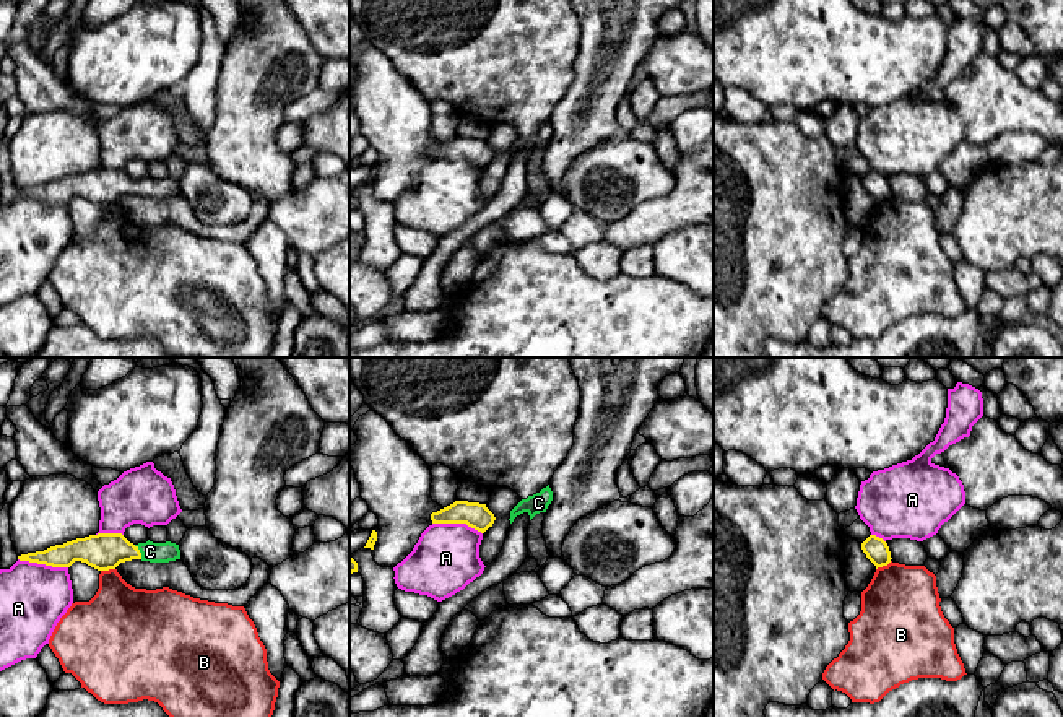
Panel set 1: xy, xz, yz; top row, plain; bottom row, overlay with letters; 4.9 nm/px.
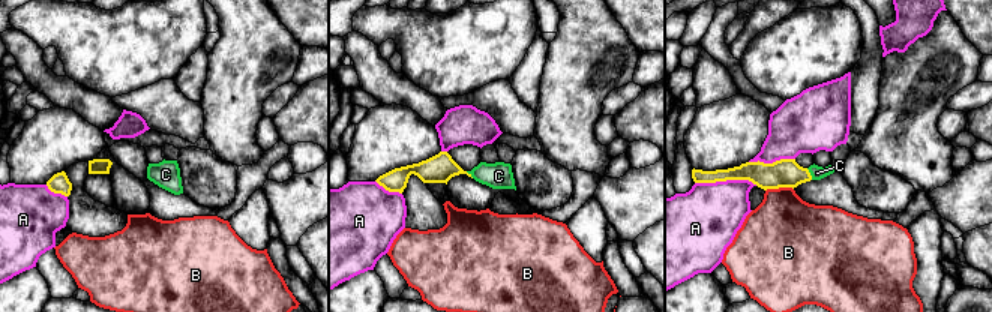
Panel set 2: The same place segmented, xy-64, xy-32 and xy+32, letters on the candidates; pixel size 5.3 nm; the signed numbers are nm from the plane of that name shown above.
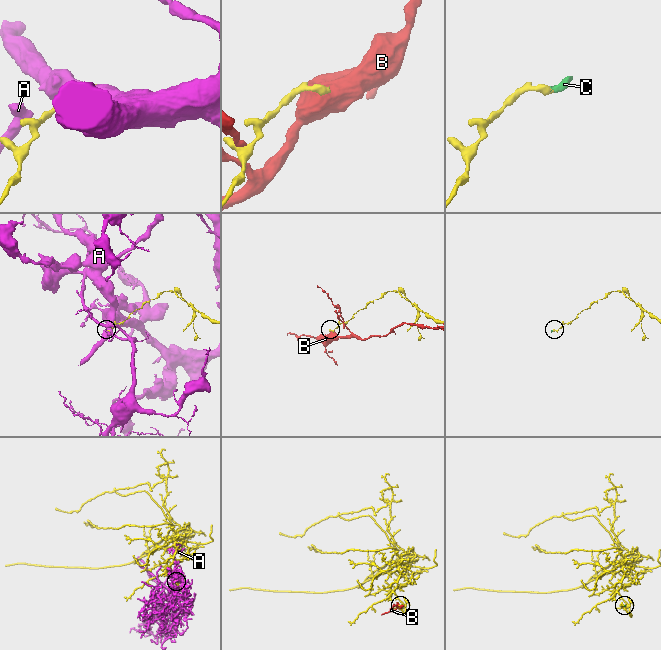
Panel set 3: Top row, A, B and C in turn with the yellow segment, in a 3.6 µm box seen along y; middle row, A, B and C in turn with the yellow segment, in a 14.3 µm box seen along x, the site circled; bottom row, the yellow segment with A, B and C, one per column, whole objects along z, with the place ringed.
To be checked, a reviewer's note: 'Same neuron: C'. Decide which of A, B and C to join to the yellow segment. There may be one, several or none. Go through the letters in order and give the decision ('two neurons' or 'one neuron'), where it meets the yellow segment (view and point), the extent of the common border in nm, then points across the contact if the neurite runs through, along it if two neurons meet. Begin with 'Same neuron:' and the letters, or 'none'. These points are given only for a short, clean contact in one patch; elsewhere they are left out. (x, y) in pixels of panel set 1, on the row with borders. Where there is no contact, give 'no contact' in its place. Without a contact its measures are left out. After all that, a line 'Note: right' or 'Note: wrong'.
Same neuron: C
A: two neurons | xy (43, 563) | 260 nm
B: two neurons | yz (883, 564) | 90 nm
C: one neuron | xy (138, 551) | 80 nm | across xy (103, 551), (138, 551), (150, 551)
Note: right

